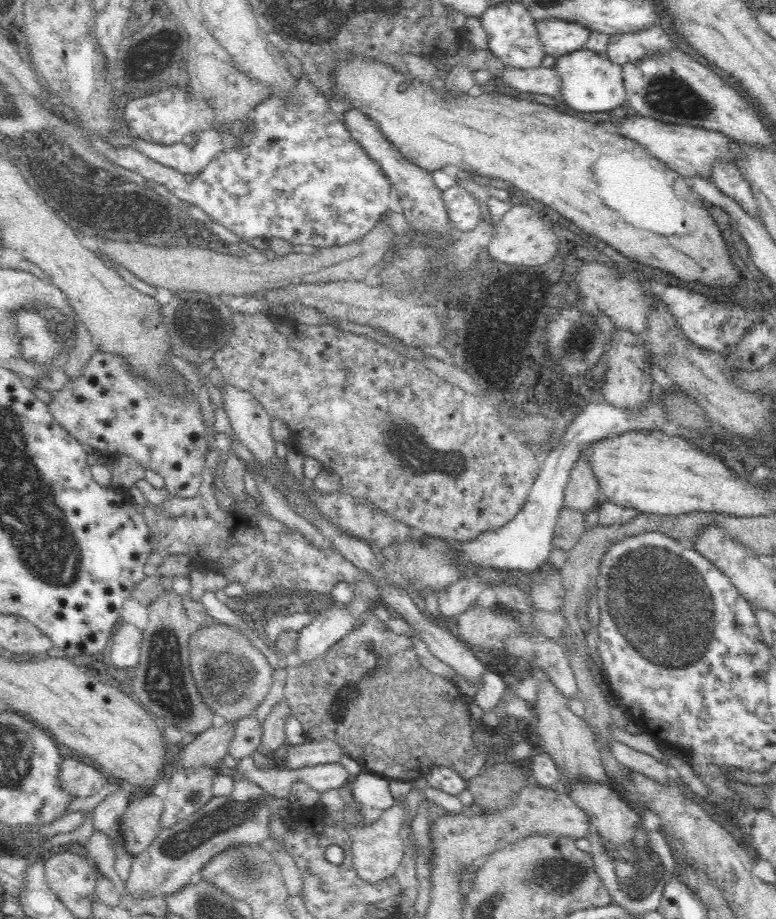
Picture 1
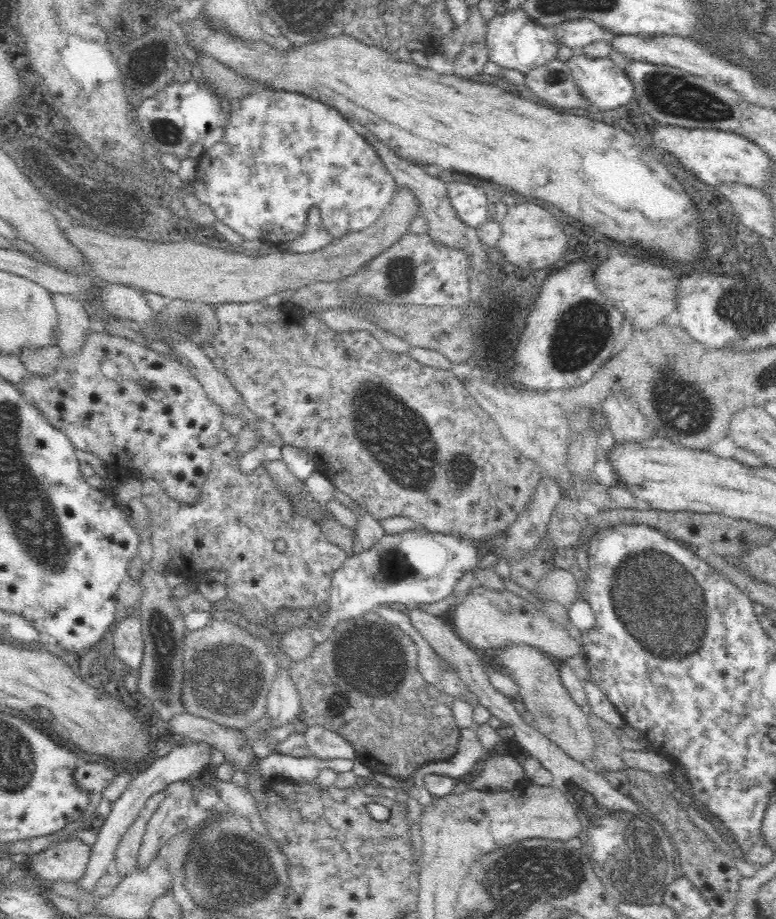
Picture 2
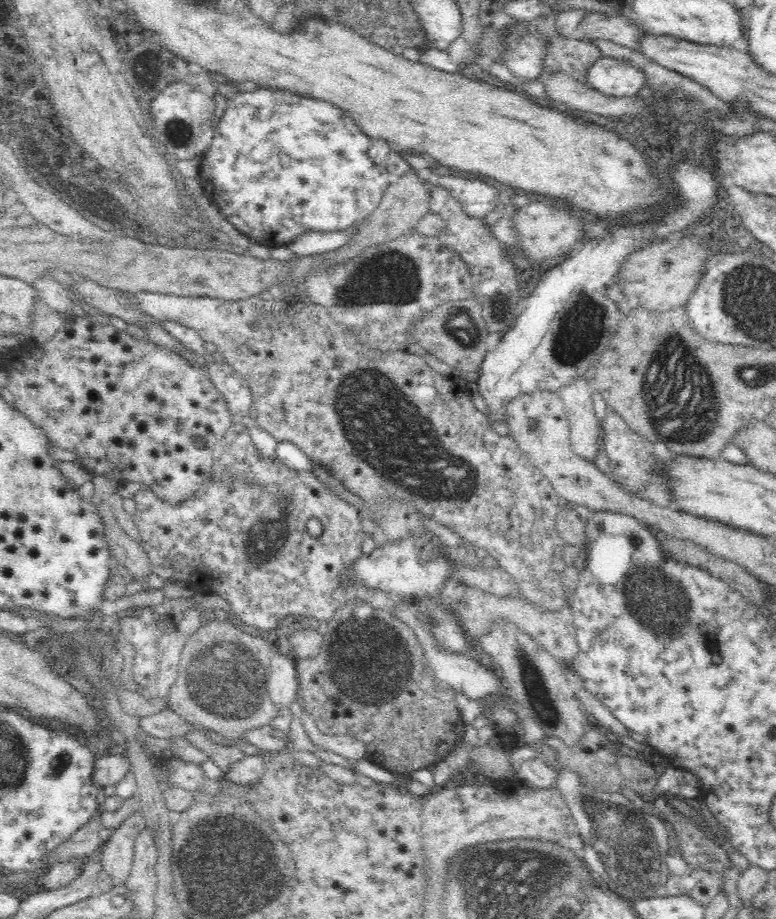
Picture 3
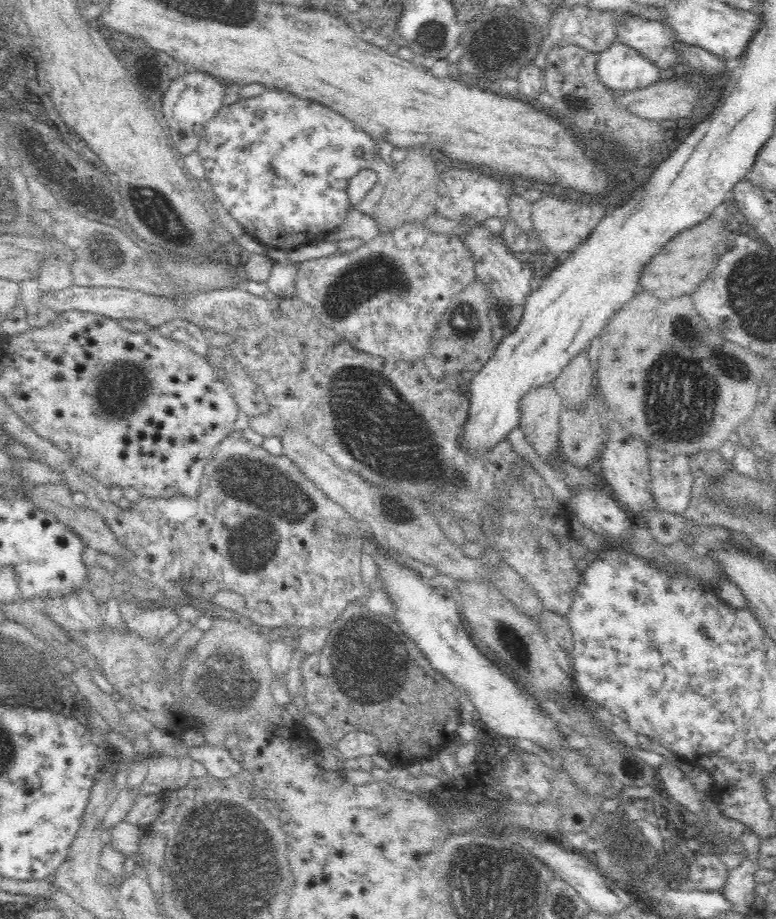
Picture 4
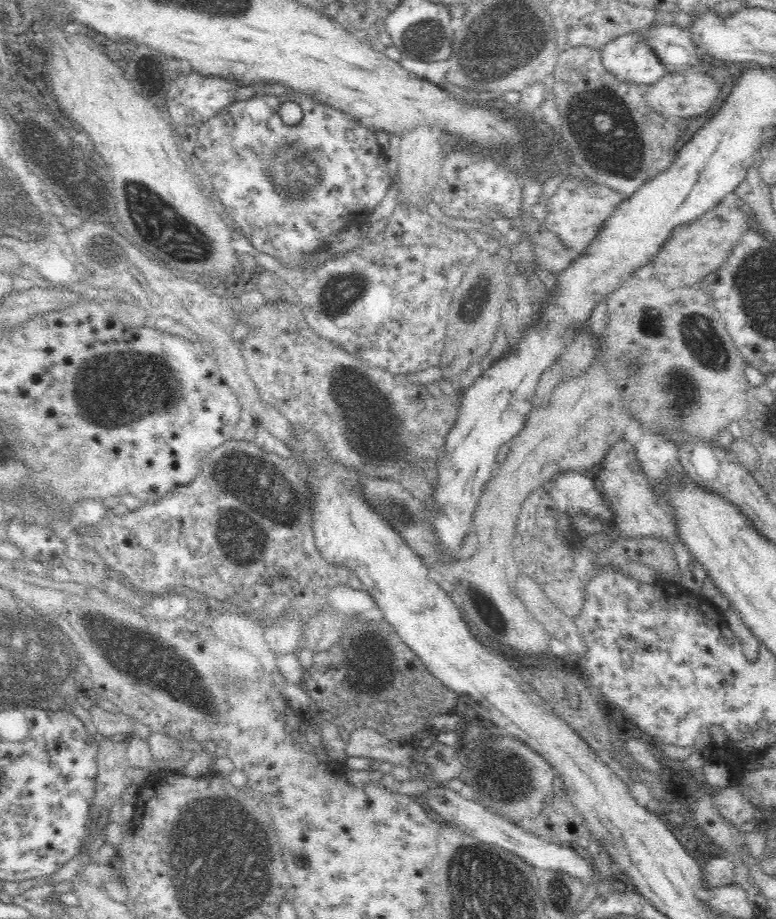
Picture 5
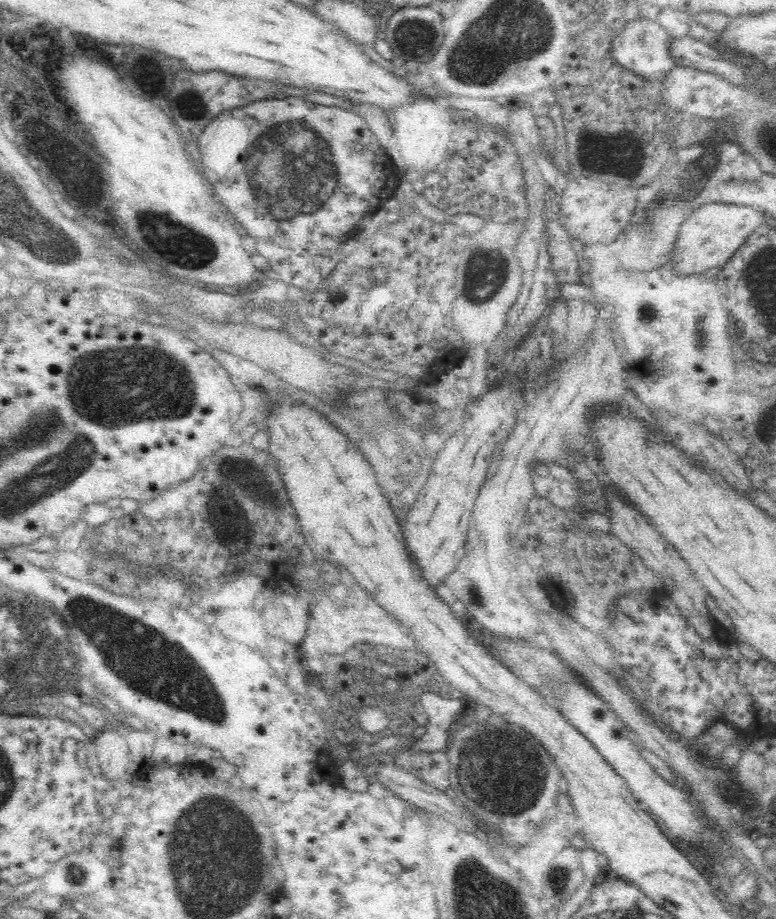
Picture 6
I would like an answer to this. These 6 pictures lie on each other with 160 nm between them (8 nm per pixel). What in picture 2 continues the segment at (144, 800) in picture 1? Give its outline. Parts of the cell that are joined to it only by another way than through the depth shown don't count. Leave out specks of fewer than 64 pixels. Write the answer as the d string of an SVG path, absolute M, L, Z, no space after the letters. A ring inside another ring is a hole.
M164 791L155 792L147 801L140 814L133 820L132 826L122 836L118 848L115 850L115 866L124 878L137 864L139 850L147 822L156 812L160 803L164 800Z

